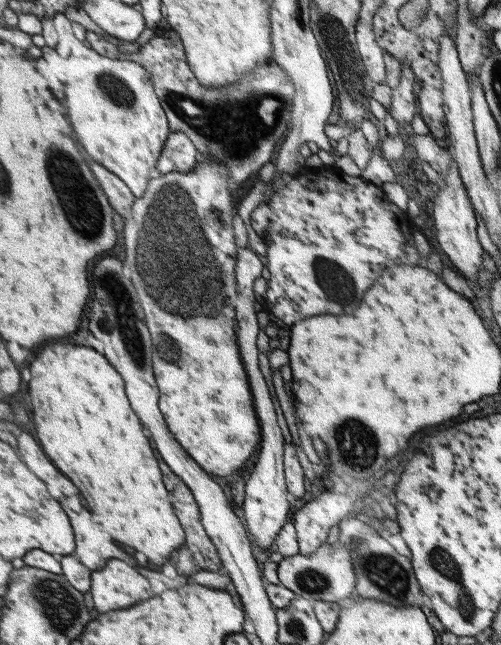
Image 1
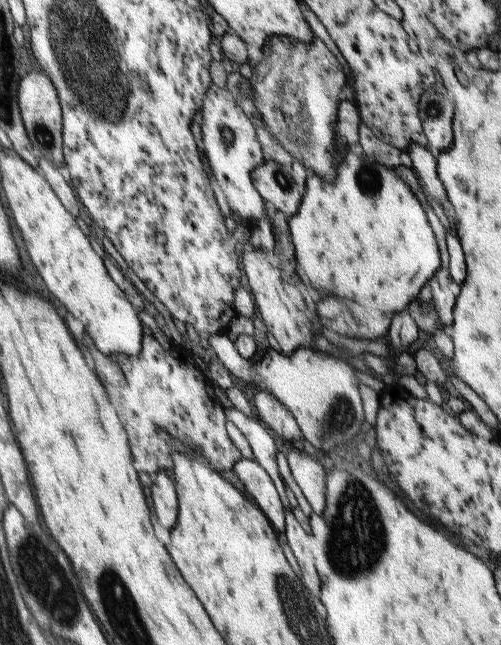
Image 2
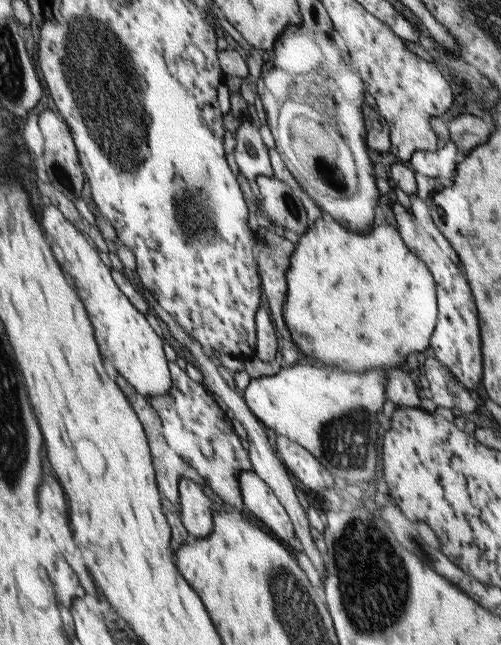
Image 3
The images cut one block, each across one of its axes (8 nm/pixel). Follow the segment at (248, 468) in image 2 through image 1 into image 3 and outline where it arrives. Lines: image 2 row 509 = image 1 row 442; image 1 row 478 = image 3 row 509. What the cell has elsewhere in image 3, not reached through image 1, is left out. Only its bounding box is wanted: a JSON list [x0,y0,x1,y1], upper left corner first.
[237,471,296,543]

